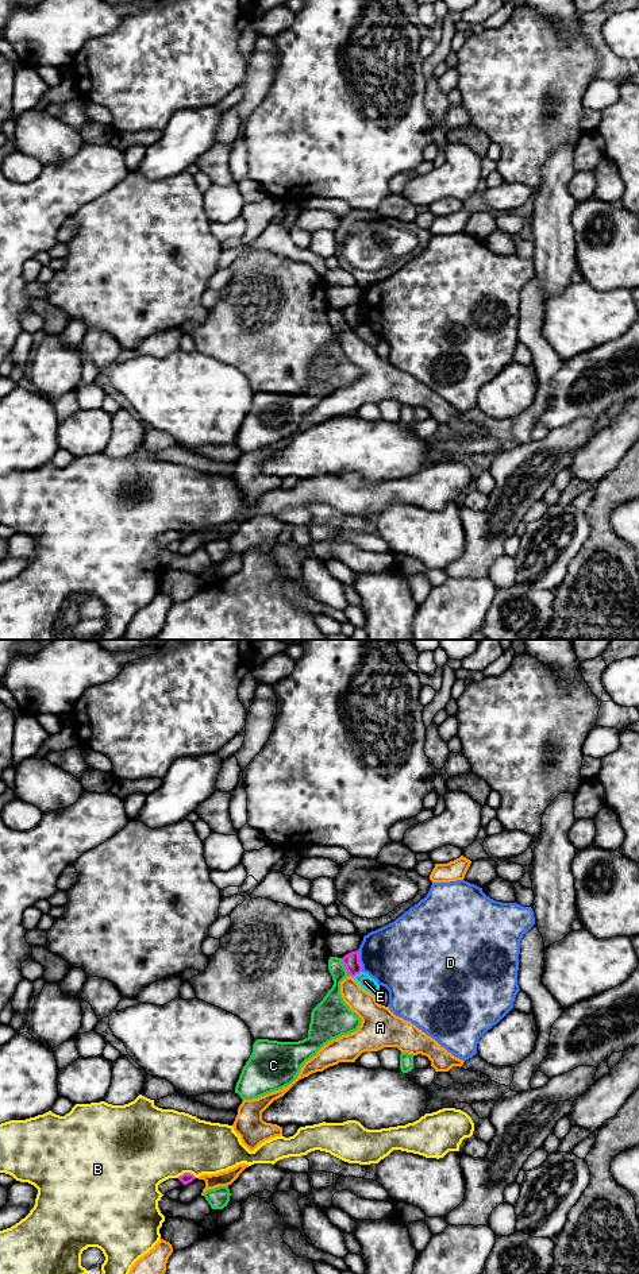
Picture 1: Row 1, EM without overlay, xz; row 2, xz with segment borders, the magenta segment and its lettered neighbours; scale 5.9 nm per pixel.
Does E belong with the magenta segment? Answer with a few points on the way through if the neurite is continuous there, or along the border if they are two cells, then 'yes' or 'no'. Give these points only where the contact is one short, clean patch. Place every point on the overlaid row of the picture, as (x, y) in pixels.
border xz (361, 971), (354, 977); no

